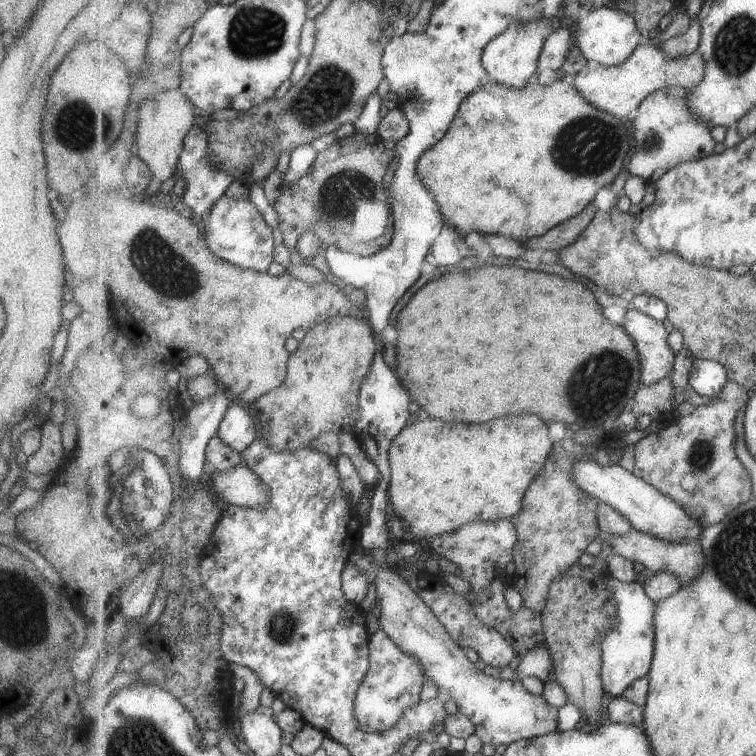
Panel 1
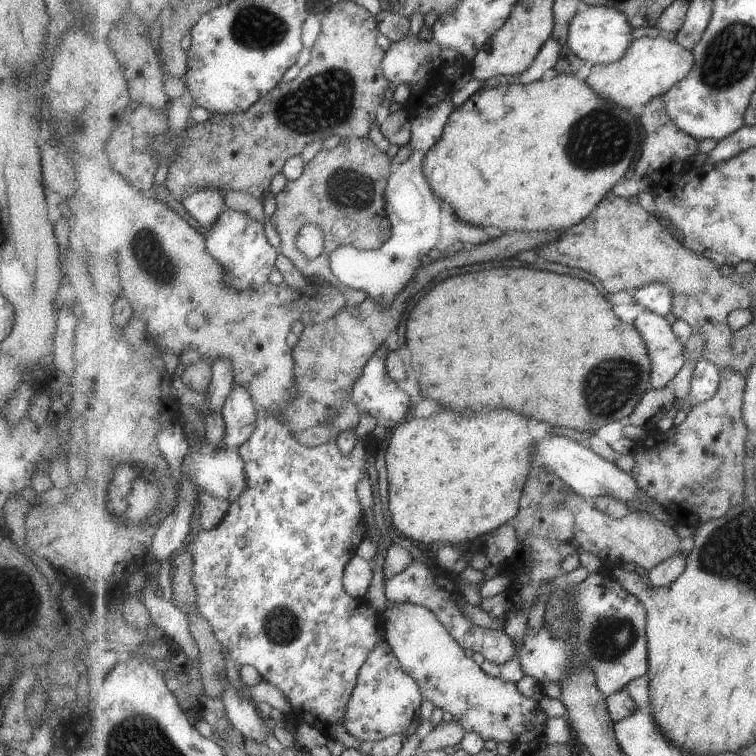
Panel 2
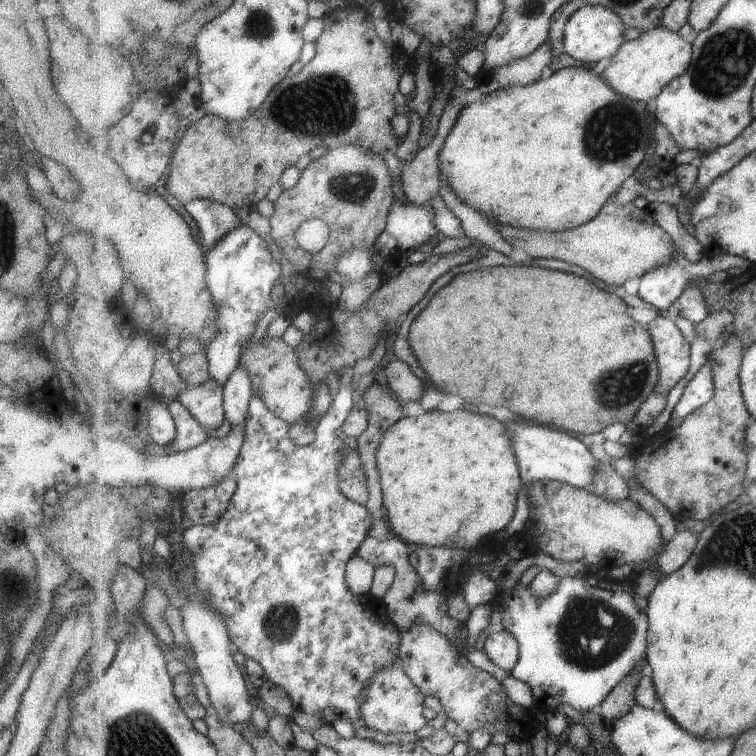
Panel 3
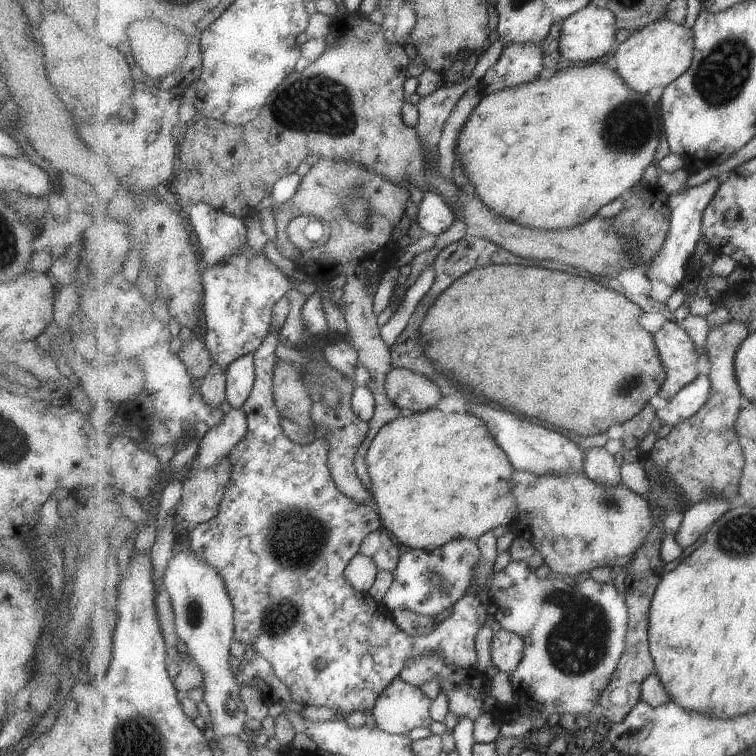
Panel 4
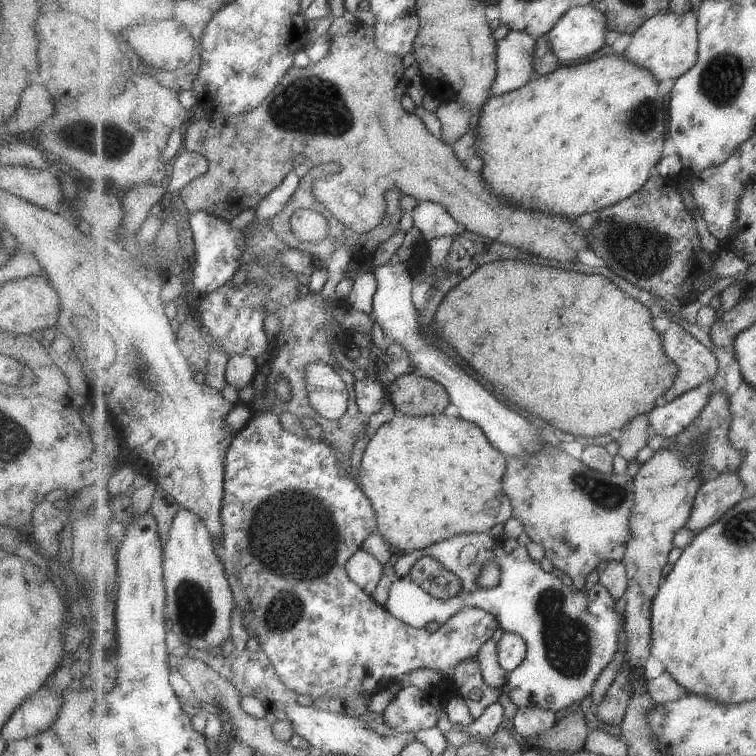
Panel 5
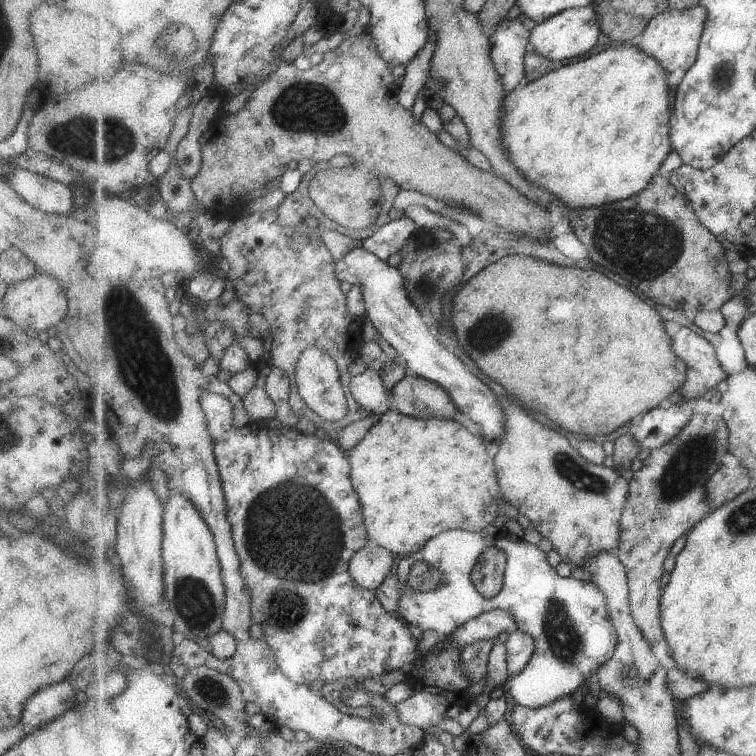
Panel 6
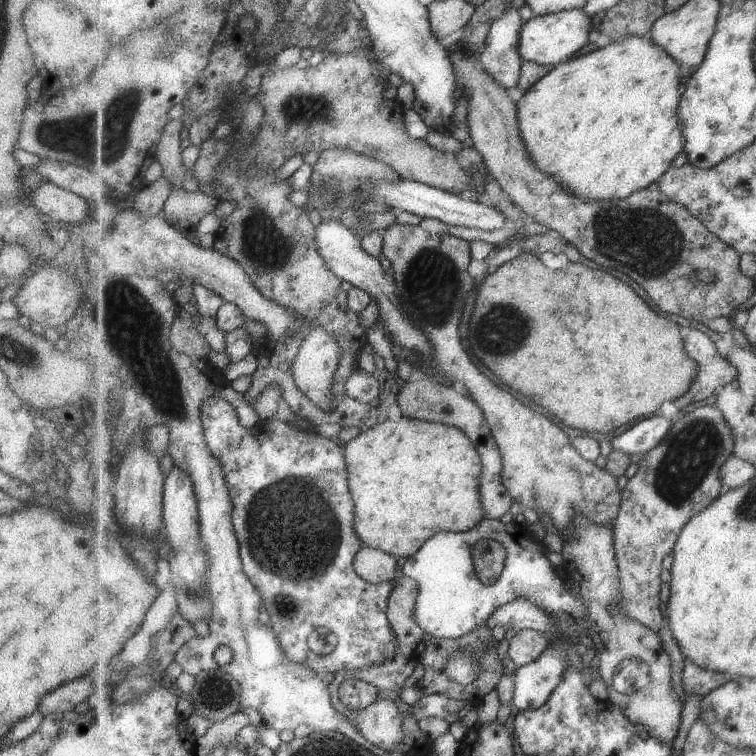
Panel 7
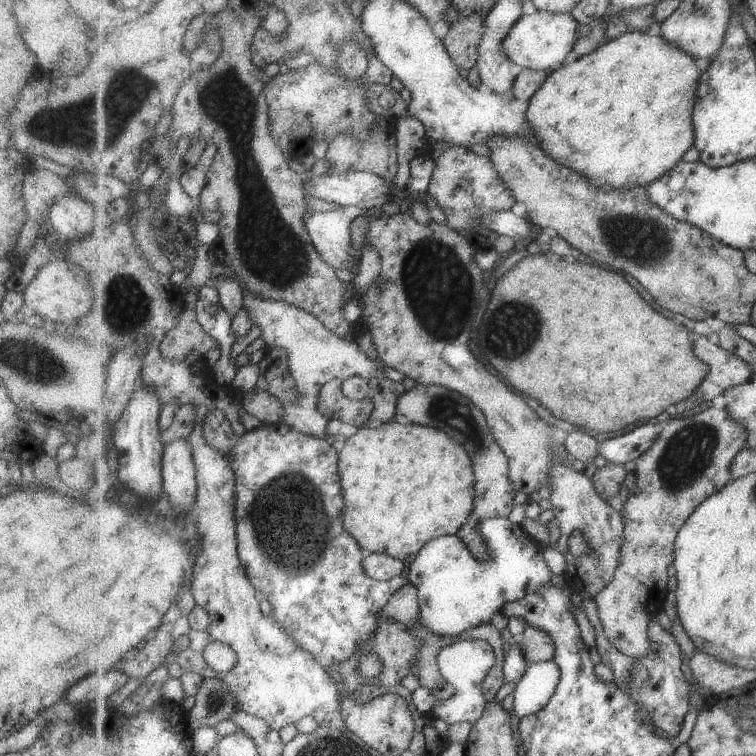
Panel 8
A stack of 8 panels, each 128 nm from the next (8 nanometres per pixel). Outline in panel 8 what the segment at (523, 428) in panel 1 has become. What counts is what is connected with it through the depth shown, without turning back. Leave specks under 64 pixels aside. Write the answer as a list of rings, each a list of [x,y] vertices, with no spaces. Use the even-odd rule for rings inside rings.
[[[398,422],[360,427],[355,435],[345,440],[339,469],[347,500],[347,512],[343,514],[346,528],[370,553],[383,553],[405,560],[407,556],[417,555],[435,538],[457,535],[475,510],[474,461],[467,448],[443,429]]]

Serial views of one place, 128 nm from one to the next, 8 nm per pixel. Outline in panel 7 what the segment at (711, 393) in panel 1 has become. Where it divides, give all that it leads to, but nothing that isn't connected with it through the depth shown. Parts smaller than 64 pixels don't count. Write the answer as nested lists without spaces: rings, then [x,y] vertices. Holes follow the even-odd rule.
[[[662,411],[635,423],[618,437],[610,437],[612,450],[621,450],[629,456],[642,456],[653,450],[665,435],[673,428],[675,419],[664,415]]]

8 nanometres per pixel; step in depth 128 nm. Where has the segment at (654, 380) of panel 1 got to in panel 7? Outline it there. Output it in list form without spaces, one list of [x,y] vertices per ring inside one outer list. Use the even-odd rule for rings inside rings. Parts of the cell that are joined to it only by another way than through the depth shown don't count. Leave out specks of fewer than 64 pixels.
[[[691,329],[686,340],[687,354],[695,362],[699,362],[699,374],[686,394],[673,401],[680,411],[693,402],[707,400],[718,391],[717,388],[724,388],[735,382],[739,376],[739,367],[731,364],[731,361],[719,352],[716,342],[705,332]]]

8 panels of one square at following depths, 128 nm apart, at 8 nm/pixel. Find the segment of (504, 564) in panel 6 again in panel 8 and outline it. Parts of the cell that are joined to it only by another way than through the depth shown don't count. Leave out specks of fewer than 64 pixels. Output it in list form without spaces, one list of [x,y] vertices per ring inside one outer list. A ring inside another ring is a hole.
[[[416,384],[411,390],[403,393],[398,400],[398,414],[408,419],[408,423],[431,426],[443,429],[459,444],[463,444],[474,461],[476,476],[475,510],[471,512],[467,524],[458,532],[458,536],[474,552],[477,560],[489,560],[490,552],[483,536],[479,533],[479,522],[493,517],[509,516],[515,510],[514,484],[509,476],[510,460],[501,446],[496,435],[487,422],[486,413],[479,408],[475,401],[463,393],[439,385]]]

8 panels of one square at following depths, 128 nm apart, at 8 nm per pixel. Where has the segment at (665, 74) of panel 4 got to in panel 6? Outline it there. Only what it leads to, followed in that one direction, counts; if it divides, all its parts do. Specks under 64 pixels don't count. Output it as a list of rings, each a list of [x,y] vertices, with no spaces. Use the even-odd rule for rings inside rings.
[[[697,4],[691,8],[683,10],[668,9],[658,14],[643,31],[637,41],[637,48],[641,48],[643,52],[655,56],[657,60],[661,60],[663,66],[669,69],[669,72],[682,68],[689,71],[698,60],[698,52],[701,46],[703,30],[706,28],[709,12],[703,4]]]

